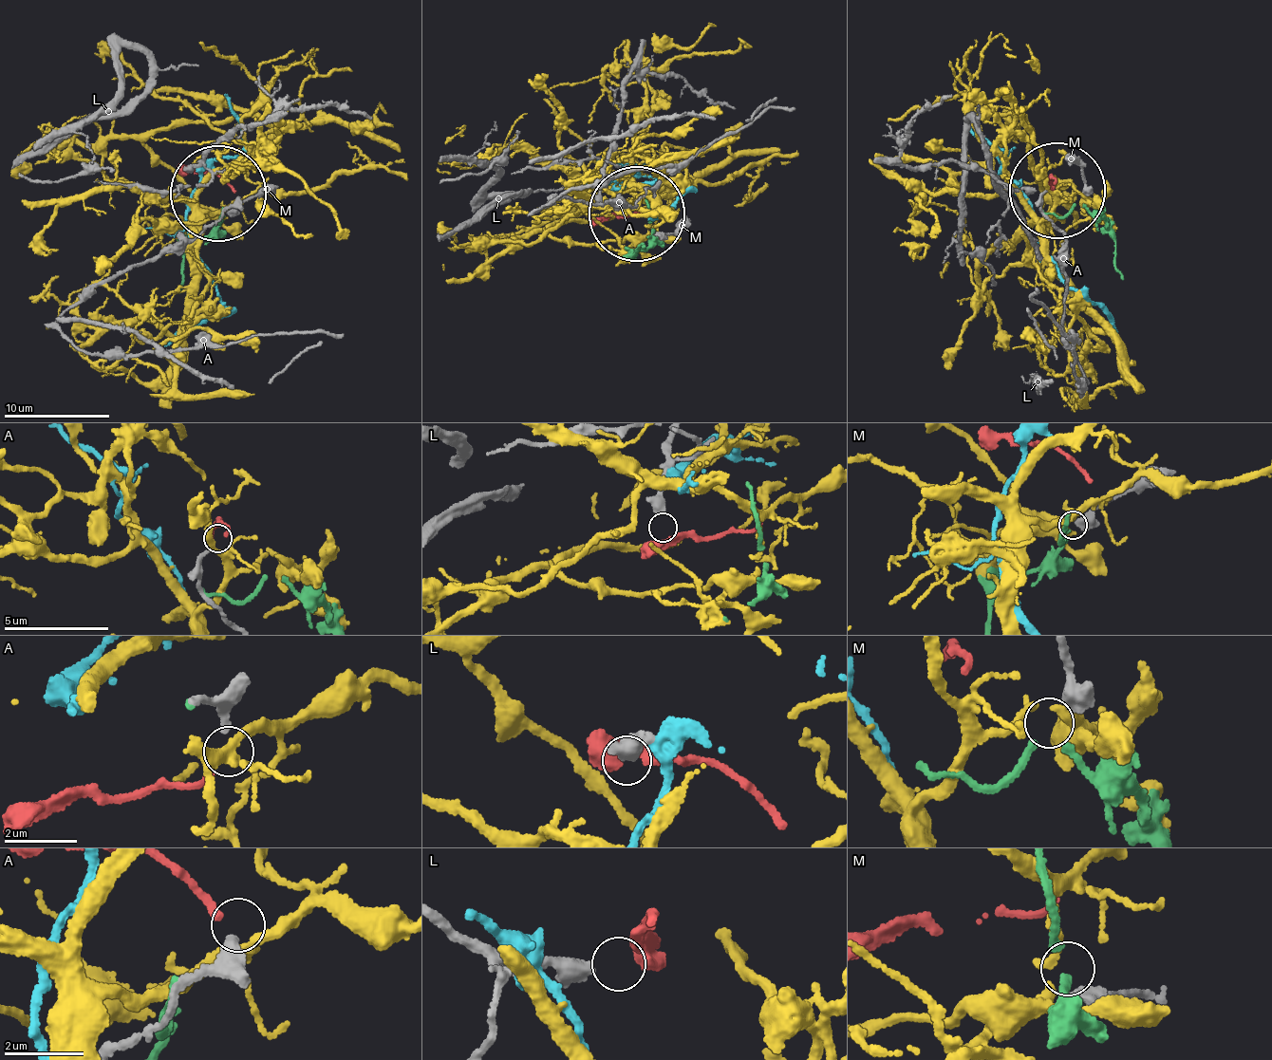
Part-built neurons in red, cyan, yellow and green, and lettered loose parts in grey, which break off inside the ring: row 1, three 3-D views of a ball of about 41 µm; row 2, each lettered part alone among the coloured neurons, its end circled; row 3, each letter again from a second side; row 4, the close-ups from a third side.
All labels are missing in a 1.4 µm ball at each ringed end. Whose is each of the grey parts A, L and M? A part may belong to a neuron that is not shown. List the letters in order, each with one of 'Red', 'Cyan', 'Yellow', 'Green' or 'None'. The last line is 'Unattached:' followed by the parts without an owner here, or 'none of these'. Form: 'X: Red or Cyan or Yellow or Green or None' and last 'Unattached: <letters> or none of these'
A: Red
L: None
M: Green
Unattached: L

